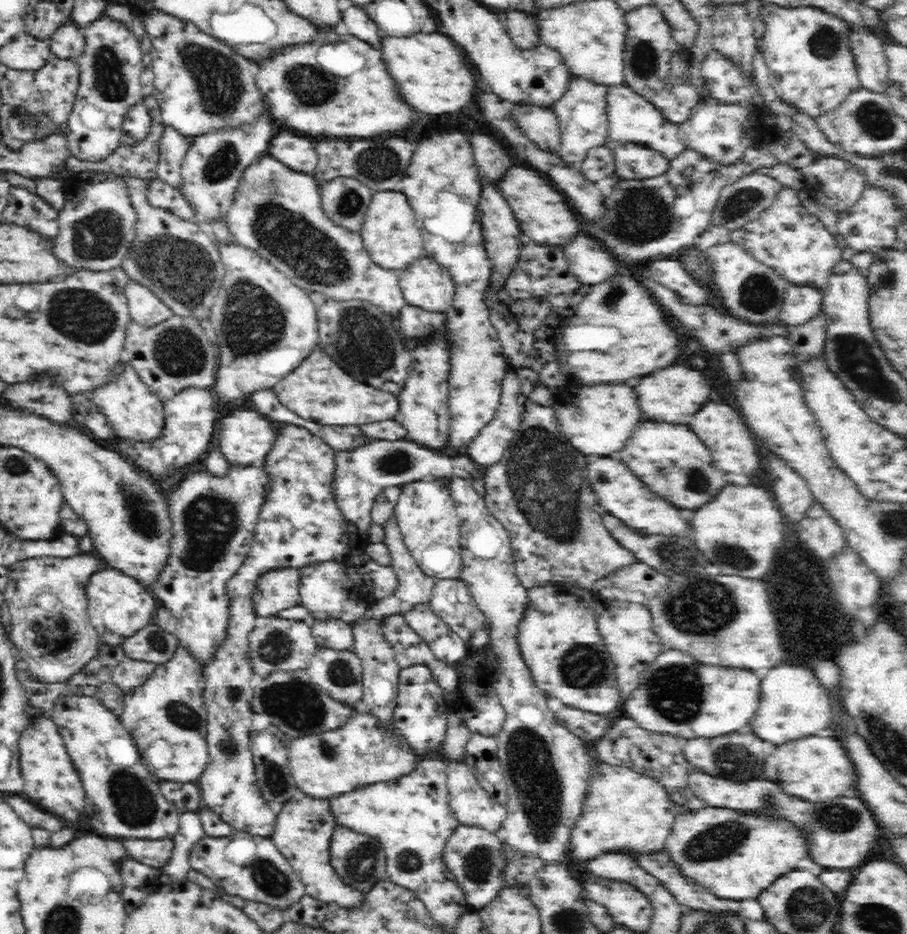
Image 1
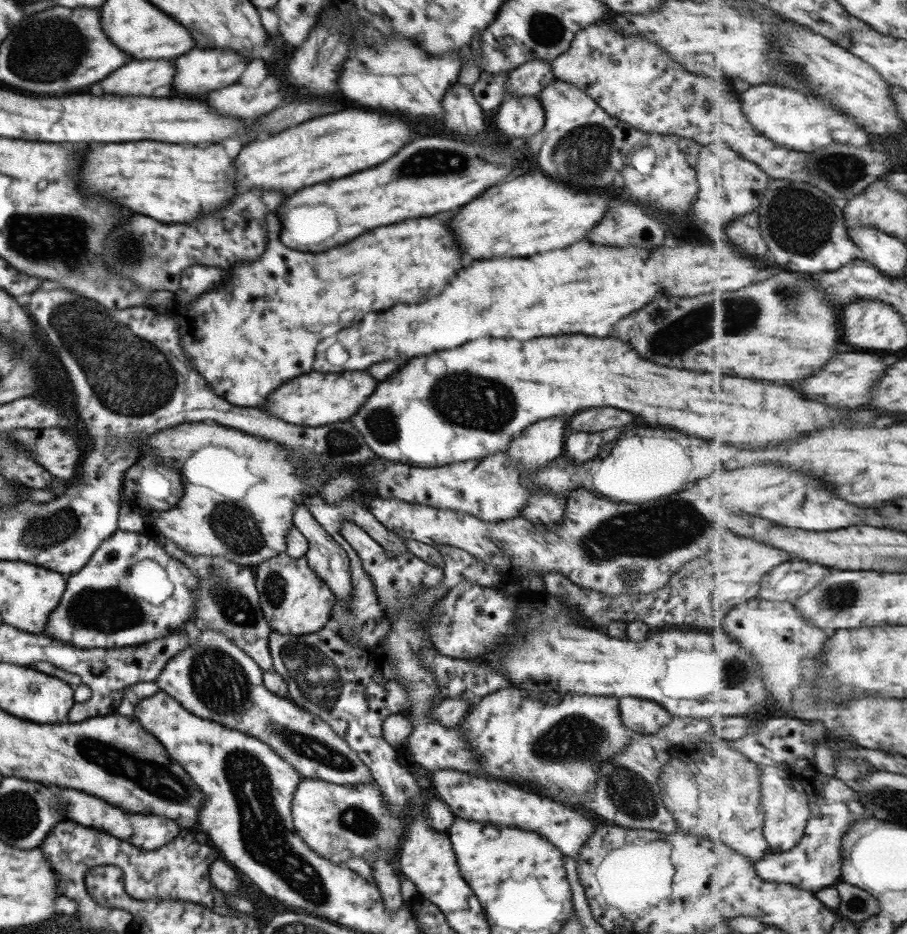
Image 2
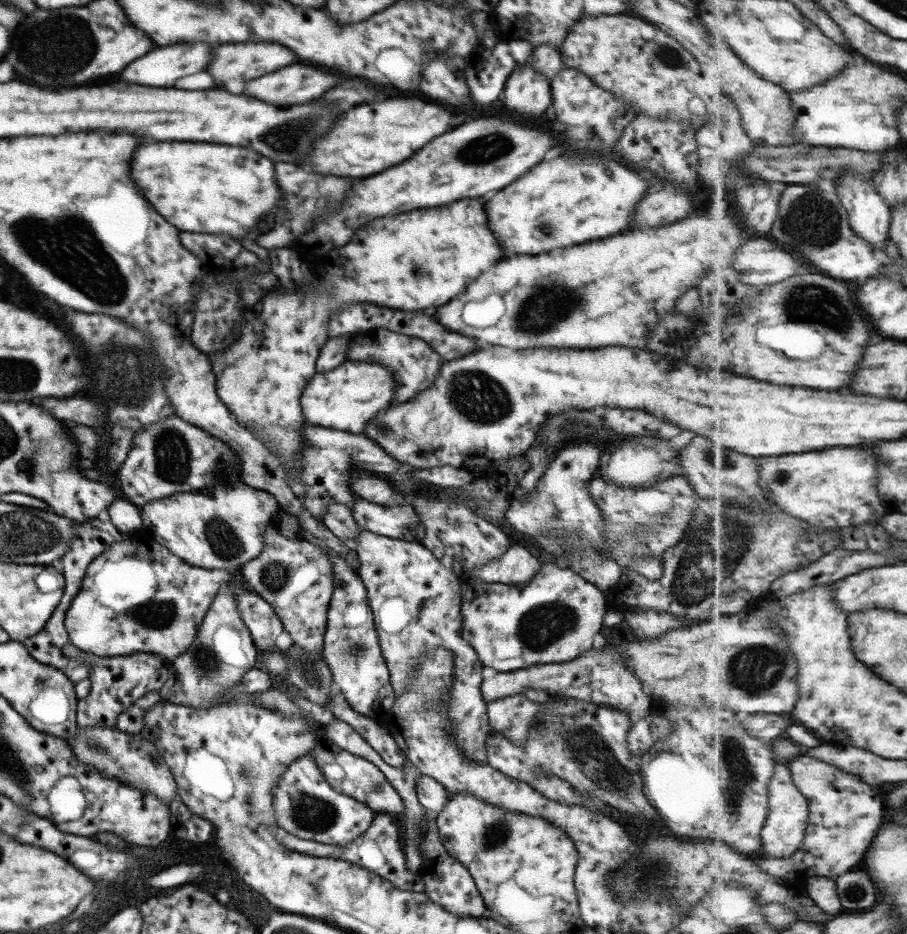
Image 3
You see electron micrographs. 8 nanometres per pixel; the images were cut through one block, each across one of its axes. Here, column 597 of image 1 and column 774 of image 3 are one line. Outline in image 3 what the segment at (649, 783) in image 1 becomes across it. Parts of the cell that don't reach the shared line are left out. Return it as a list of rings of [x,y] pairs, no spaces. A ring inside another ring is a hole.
[[[779,762],[775,768],[775,775],[770,783],[770,812],[762,831],[762,846],[765,854],[775,858],[794,856],[802,847],[809,824],[809,800],[801,794],[792,778],[792,770],[788,764]]]

